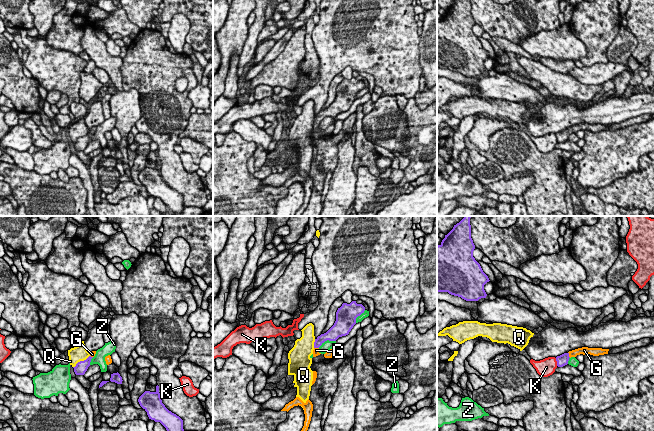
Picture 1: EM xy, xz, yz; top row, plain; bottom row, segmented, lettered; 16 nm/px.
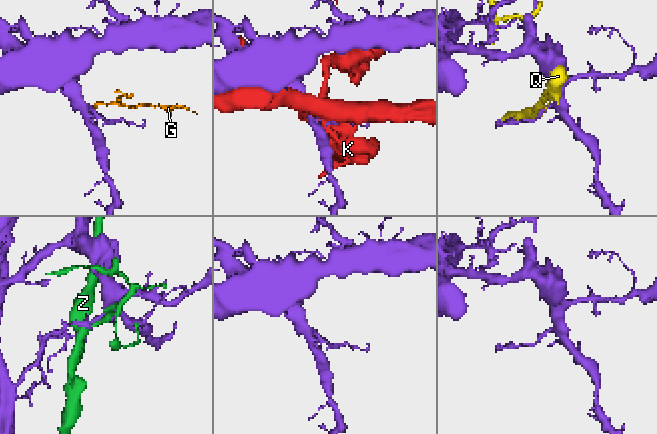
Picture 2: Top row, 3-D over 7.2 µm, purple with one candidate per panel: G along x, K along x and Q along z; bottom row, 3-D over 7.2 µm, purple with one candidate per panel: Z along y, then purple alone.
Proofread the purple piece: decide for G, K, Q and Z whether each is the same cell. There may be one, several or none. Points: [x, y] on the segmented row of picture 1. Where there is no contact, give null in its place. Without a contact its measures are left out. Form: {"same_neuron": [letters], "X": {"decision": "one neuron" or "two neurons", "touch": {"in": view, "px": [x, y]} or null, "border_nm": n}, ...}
{"same_neuron": ["G"], "G": {"decision": "one neuron", "touch": {"in": "yz", "px": [568, 355]}, "border_nm": 100}, "K": {"decision": "two neurons", "touch": {"in": "yz", "px": [557, 362]}, "border_nm": 130}, "Q": {"decision": "two neurons", "touch": {"in": "xy", "px": [81, 361]}, "border_nm": 340}, "Z": {"decision": "two neurons", "touch": {"in": "xz", "px": [326, 340]}, "border_nm": 320}}

